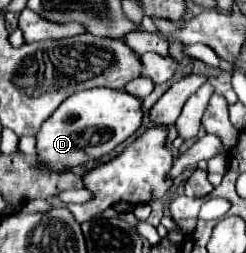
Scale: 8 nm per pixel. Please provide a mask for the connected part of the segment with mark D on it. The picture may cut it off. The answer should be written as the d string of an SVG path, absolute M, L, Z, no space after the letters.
M95 87L79 91L43 123L43 129L37 133L37 157L43 169L69 169L83 165L89 159L99 159L105 153L113 151L119 143L131 137L143 121L141 99L123 91L109 87Z

